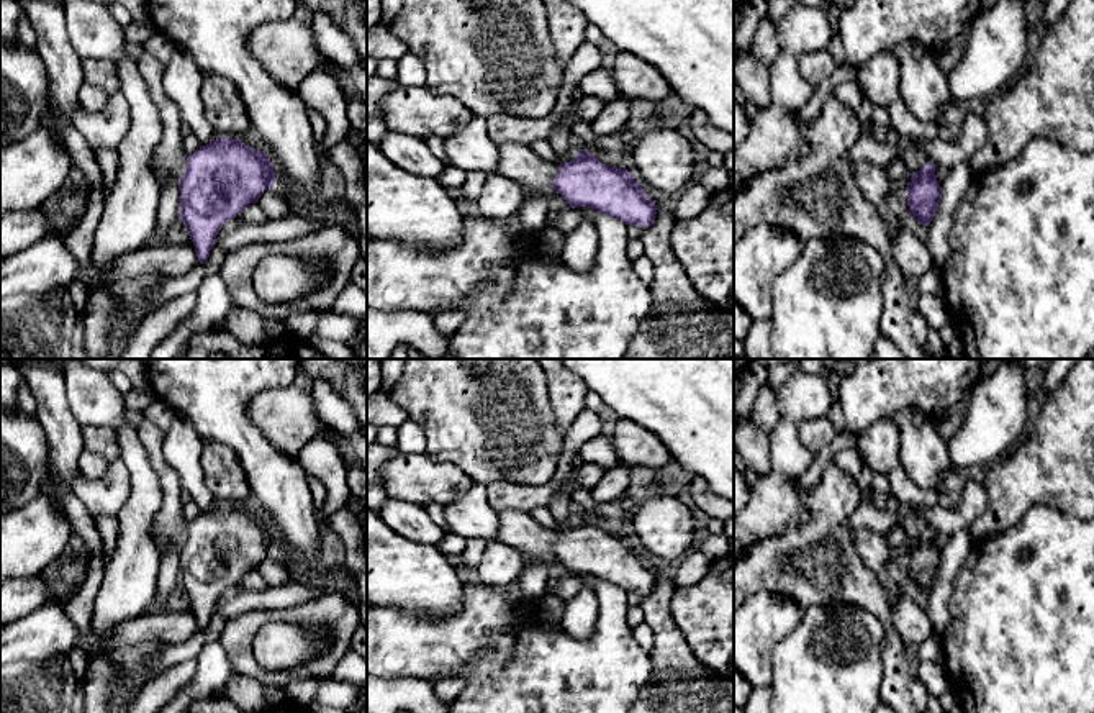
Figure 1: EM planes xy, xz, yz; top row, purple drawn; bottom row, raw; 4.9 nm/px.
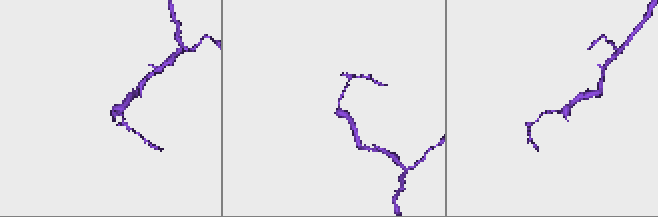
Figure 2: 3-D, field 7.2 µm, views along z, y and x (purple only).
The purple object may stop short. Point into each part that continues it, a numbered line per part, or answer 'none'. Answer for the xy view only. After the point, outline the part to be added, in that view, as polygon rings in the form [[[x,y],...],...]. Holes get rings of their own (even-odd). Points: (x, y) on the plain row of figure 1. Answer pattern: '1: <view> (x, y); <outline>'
1: xy (169, 525); [[[144,418],[138,426],[138,434],[162,488],[162,505],[151,528],[152,538],[160,547],[167,543],[182,543],[187,534],[188,521],[183,516],[183,503],[180,500],[182,484],[179,474],[167,464],[162,452],[165,431],[162,431],[154,421]]]

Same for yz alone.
1: yz (914, 525); [[[911,513],[904,523],[902,523],[902,529],[906,531],[906,534],[915,541],[919,539],[922,534],[925,534],[925,531],[929,529],[927,521],[917,515],[917,513]]]

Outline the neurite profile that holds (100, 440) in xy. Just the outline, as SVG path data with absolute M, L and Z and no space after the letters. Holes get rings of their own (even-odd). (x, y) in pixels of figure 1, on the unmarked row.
M82 425L82 438L87 451L105 457L108 462L121 457L115 426Z

